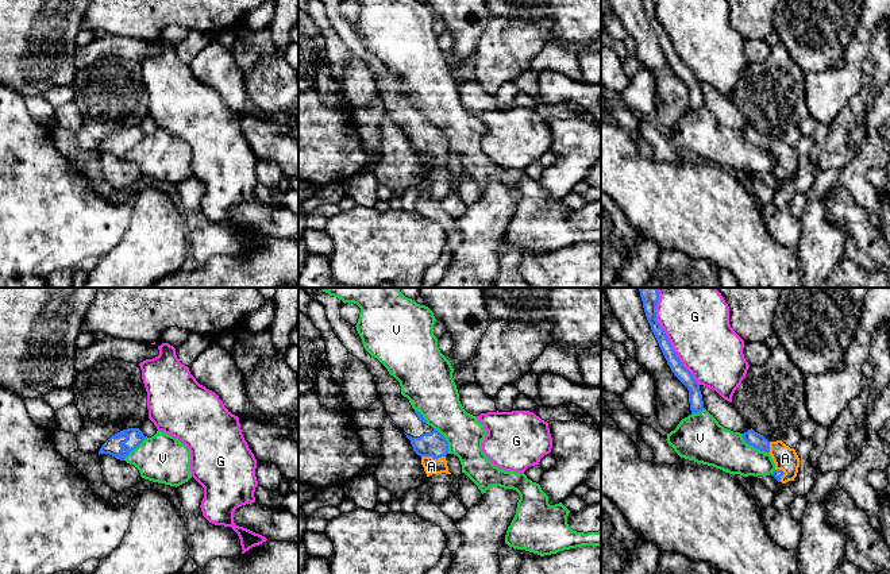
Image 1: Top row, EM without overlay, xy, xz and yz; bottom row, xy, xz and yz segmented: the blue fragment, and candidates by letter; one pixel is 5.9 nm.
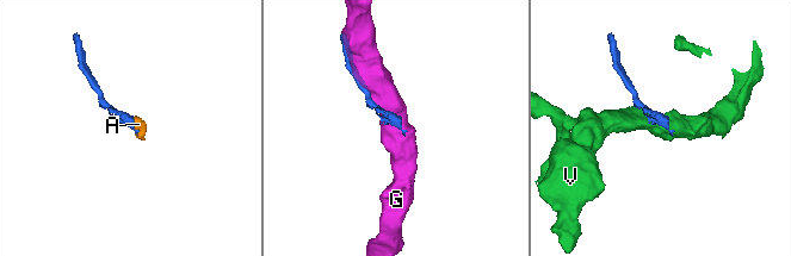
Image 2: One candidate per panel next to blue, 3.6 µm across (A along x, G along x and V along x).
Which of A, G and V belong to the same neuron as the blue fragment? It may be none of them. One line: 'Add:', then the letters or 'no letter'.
Add: A

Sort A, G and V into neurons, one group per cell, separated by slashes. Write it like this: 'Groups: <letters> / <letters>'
Groups: A / G / V

